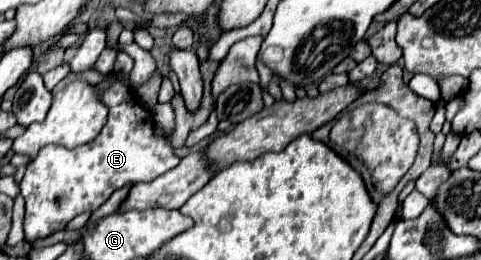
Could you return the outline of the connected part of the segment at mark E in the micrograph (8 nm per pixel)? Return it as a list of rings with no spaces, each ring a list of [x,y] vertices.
[[[109,82],[109,88],[103,92],[103,102],[109,106],[109,118],[107,126],[99,132],[99,136],[83,146],[77,146],[73,150],[65,146],[45,146],[33,162],[29,162],[25,176],[21,180],[21,196],[25,198],[25,240],[33,244],[37,238],[47,238],[49,234],[63,230],[77,214],[83,212],[95,212],[115,190],[127,186],[127,184],[139,184],[139,182],[151,182],[157,176],[165,174],[167,170],[175,168],[179,164],[179,156],[175,156],[173,146],[165,142],[163,136],[155,132],[153,116],[147,108],[143,108],[129,92],[127,86],[121,82]]]

